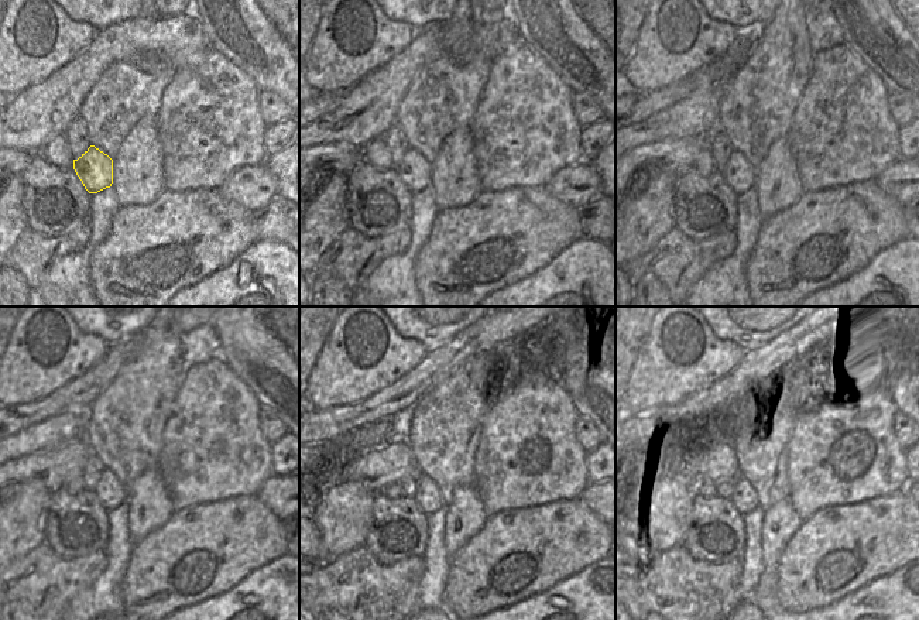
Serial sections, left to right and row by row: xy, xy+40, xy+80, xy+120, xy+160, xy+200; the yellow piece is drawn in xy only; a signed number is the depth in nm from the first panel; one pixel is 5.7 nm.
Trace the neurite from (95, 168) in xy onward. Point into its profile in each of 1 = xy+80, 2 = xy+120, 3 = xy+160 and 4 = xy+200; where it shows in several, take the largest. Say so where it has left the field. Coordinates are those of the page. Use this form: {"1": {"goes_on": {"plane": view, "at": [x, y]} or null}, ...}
{"1": {"goes_on": {"plane": "xy+80", "at": [739, 173]}}, "2": {"goes_on": {"plane": "xy+120", "at": [110, 493]}}, "3": {"goes_on": {"plane": "xy+160", "at": [428, 497]}}, "4": {"goes_on": {"plane": "xy+200", "at": [744, 497]}}}

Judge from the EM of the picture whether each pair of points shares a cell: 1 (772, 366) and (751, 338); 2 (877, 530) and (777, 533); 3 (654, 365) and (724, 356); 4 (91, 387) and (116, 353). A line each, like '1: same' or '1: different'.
1: different
2: different
3: same
4: same

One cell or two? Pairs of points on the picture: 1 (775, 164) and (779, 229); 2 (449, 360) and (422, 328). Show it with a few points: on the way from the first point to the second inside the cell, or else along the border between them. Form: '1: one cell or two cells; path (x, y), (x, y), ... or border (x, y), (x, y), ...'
1: two cells; border (803, 192), (794, 204), (763, 219)
2: two cells; border (466, 328), (427, 352)

